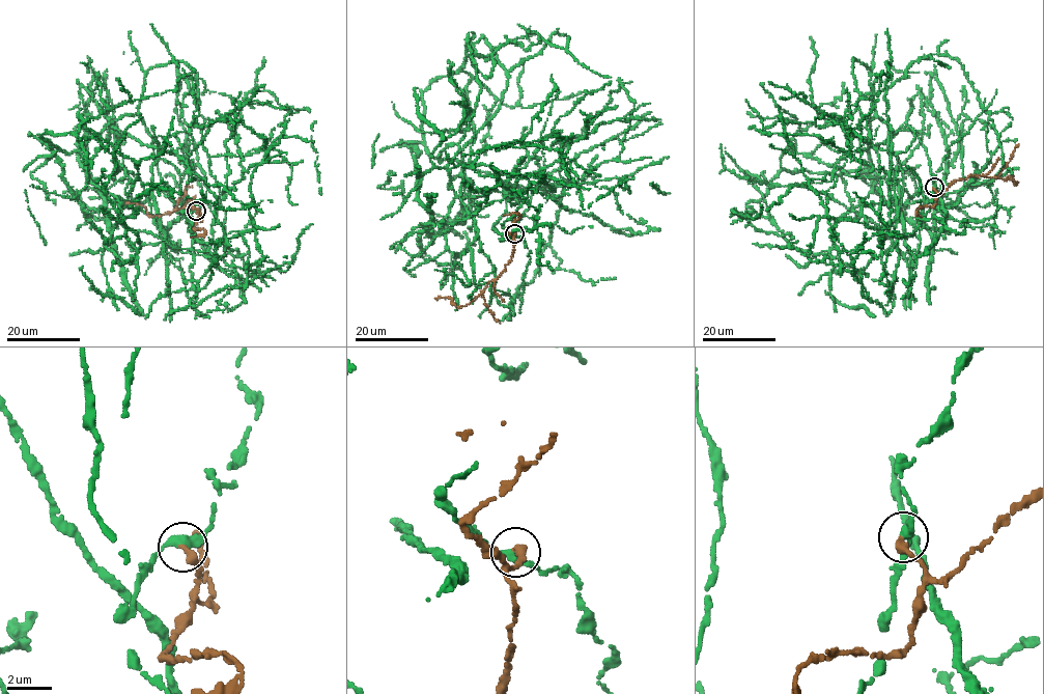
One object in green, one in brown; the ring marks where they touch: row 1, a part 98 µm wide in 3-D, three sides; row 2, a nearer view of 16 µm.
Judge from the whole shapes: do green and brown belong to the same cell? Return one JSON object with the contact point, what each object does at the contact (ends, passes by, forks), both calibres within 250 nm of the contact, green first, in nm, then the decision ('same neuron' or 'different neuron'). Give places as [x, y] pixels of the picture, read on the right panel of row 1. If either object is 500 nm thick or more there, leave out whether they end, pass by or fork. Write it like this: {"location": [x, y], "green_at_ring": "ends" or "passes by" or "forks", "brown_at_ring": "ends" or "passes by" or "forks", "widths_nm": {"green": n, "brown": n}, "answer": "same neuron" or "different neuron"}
{"location": [934, 187], "green_at_ring": "passes by", "brown_at_ring": "ends", "widths_nm": {"green": 360, "brown": 360}, "answer": "different neuron"}

